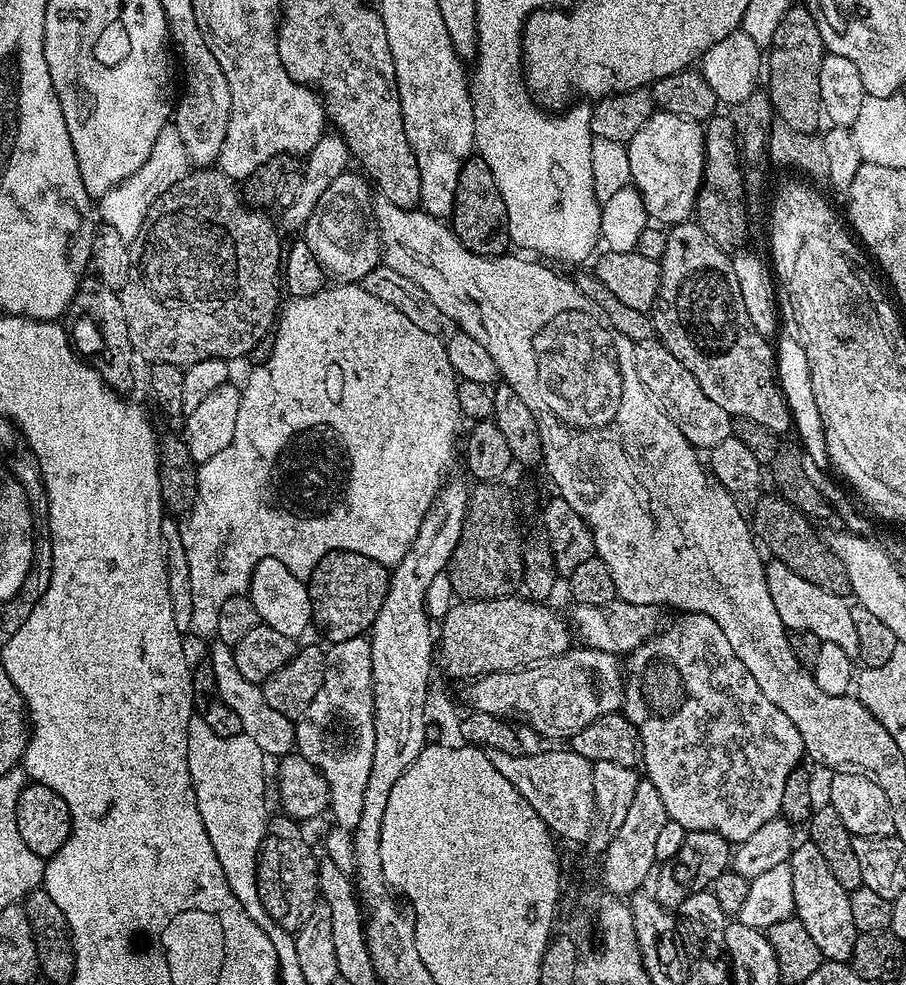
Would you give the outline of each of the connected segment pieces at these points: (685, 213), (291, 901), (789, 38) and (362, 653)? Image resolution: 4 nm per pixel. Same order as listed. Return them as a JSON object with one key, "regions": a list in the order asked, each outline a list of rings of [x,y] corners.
{"regions":[[[[657,110],[652,113],[646,126],[642,126],[642,130],[638,130],[638,134],[634,134],[634,138],[628,141],[627,150],[630,158],[631,183],[644,200],[644,205],[648,207],[649,217],[664,226],[685,223],[693,215],[696,195],[699,194],[700,183],[704,180],[706,155],[701,121]]],[[[273,815],[266,826],[264,841],[260,844],[260,859],[256,862],[256,885],[266,914],[287,932],[296,929],[310,918],[310,910],[320,894],[320,869],[318,856],[312,853],[299,823],[290,816]]],[[[793,3],[792,8],[786,10],[786,18],[778,22],[778,30],[774,30],[774,38],[766,52],[766,91],[775,115],[796,131],[815,133],[822,121],[818,72],[822,70],[825,55],[818,22],[814,22],[803,3]]],[[[367,635],[358,638],[346,638],[346,642],[338,642],[331,645],[327,649],[326,659],[324,662],[324,681],[322,682],[322,690],[318,690],[318,694],[314,694],[314,702],[310,702],[310,706],[306,710],[306,714],[295,721],[296,726],[296,746],[295,751],[302,758],[306,758],[306,762],[310,762],[322,774],[322,778],[326,778],[326,786],[328,787],[328,807],[330,816],[333,816],[335,827],[347,828],[349,830],[358,826],[358,817],[362,814],[362,797],[365,796],[366,782],[370,779],[370,762],[374,762],[374,690],[372,689],[372,642]]]]}

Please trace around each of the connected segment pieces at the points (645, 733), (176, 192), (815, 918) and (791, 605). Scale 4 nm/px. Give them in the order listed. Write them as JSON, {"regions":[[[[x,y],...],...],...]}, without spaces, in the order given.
{"regions":[[[[685,612],[677,617],[669,628],[667,625],[649,640],[642,642],[642,646],[627,653],[622,715],[638,730],[643,775],[650,782],[654,782],[658,794],[662,794],[662,806],[666,806],[668,819],[678,822],[678,826],[682,826],[688,832],[710,830],[722,834],[722,838],[726,838],[729,842],[739,842],[750,838],[750,834],[762,830],[766,822],[780,816],[782,790],[786,790],[786,778],[790,778],[792,771],[801,765],[805,757],[804,743],[794,722],[790,721],[774,702],[770,702],[770,698],[766,697],[762,690],[758,690],[758,682],[750,678],[750,670],[742,666],[742,658],[734,654],[730,642],[726,642],[726,634],[722,634],[722,626],[718,626],[714,618],[697,612]]],[[[215,167],[196,168],[189,171],[166,194],[162,194],[150,206],[146,218],[142,222],[142,230],[132,241],[130,247],[130,278],[124,288],[119,289],[118,295],[122,302],[122,314],[126,314],[126,330],[130,334],[133,353],[140,356],[152,364],[173,364],[179,368],[189,368],[194,362],[202,362],[210,358],[235,362],[239,356],[244,356],[247,352],[252,352],[260,344],[260,339],[264,335],[273,331],[278,320],[278,313],[282,308],[282,244],[280,248],[281,233],[277,225],[272,225],[272,220],[268,217],[267,211],[259,208],[251,208],[245,204],[241,189],[237,181],[232,180],[225,172],[217,170]]],[[[810,842],[797,843],[788,857],[787,864],[794,874],[794,913],[795,919],[806,926],[810,938],[818,945],[825,961],[851,961],[854,942],[858,935],[854,926],[854,917],[850,911],[848,891],[836,879],[830,866],[826,866],[826,858],[818,851],[818,846]]],[[[775,558],[767,561],[764,573],[774,610],[778,610],[778,618],[782,618],[785,629],[809,632],[820,641],[834,642],[851,658],[859,657],[858,634],[854,630],[852,608],[844,605],[845,601],[841,597],[814,586],[814,582],[806,582],[806,578],[794,574],[782,561]]]]}

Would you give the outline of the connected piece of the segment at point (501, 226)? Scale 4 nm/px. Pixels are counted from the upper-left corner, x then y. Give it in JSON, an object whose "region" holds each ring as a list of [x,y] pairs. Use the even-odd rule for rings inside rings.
{"region":[[[478,154],[468,157],[460,176],[459,188],[456,191],[456,205],[452,208],[450,227],[456,237],[470,250],[479,256],[503,256],[509,251],[508,215],[506,202],[502,202],[502,190],[490,174],[490,166]]]}

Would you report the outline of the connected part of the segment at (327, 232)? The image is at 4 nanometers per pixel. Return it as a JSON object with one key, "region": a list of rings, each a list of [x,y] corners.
{"region":[[[343,174],[334,179],[334,182],[330,184],[327,199],[320,204],[302,231],[302,239],[308,243],[310,250],[314,250],[314,258],[318,258],[325,273],[329,277],[337,276],[335,279],[340,282],[363,281],[364,276],[370,274],[370,270],[381,267],[382,264],[380,235],[376,229],[376,217],[372,214],[373,201],[370,196],[368,200],[369,185],[363,175],[350,175]]]}

